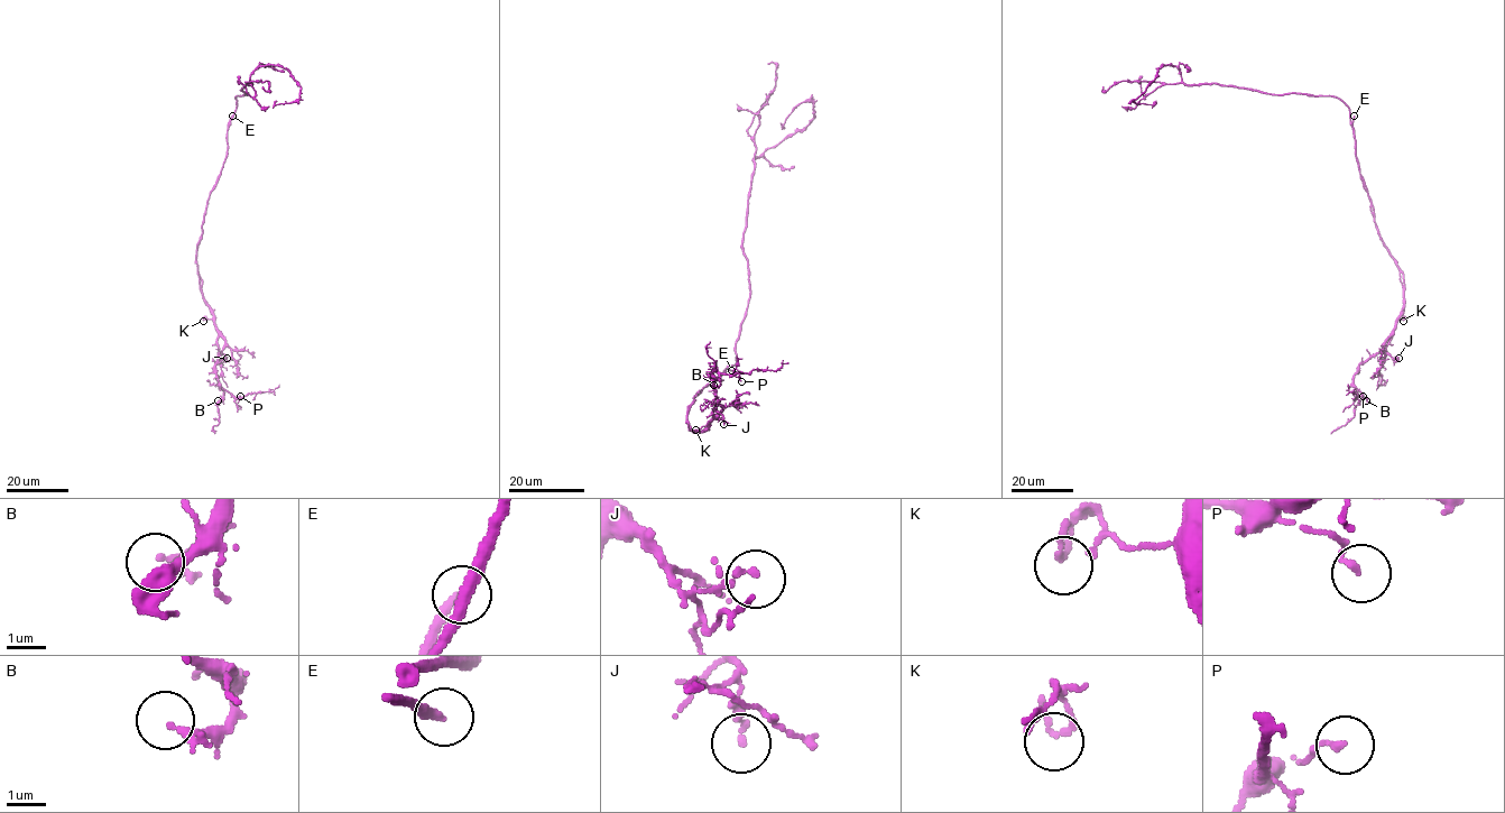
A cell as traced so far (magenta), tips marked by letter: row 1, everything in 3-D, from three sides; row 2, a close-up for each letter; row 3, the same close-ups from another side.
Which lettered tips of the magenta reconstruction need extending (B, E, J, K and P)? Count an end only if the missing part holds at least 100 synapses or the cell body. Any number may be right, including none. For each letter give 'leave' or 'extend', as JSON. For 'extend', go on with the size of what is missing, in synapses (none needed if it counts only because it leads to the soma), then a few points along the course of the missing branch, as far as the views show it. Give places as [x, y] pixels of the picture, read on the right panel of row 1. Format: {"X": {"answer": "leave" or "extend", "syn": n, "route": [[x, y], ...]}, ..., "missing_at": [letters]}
{"B": {"answer": "leave"}, "E": {"answer": "extend", "route": [[1354, 116], [1384, 91], [1388, 75], [1382, 64], [1403, 44], [1422, 33], [1449, 36], [1455, 40], [1443, 8]]}, "J": {"answer": "leave"}, "K": {"answer": "leave"}, "P": {"answer": "leave"}, "missing_at": ["E"]}

